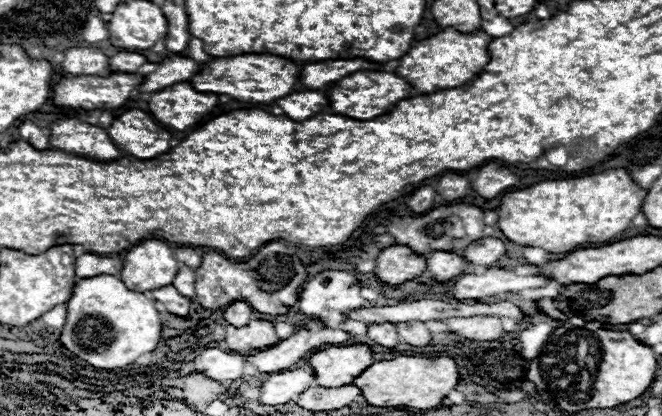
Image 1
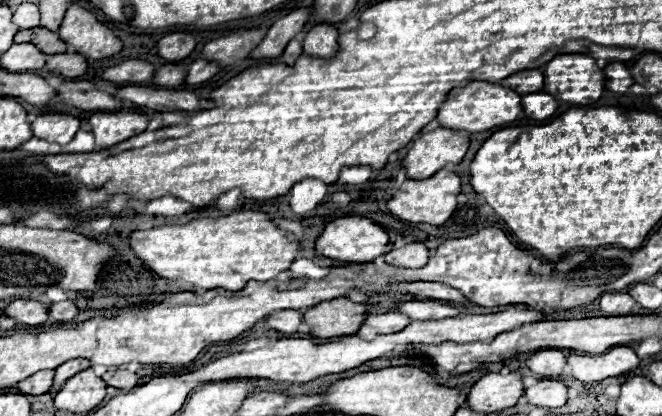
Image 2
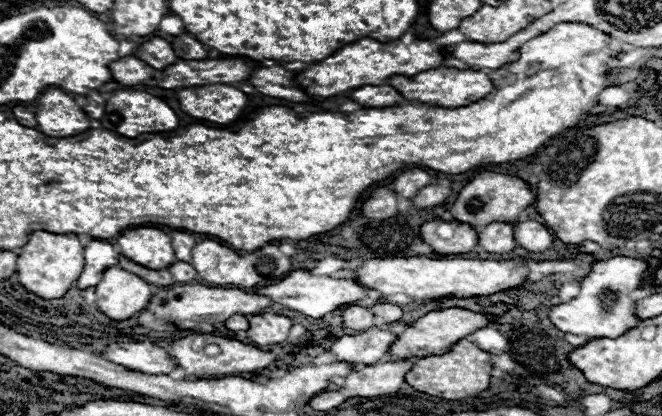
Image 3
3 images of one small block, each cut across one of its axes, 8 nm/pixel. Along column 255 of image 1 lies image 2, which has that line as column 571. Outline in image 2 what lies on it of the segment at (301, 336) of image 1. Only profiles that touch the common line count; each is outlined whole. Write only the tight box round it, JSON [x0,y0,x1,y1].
[568,346,640,382]

